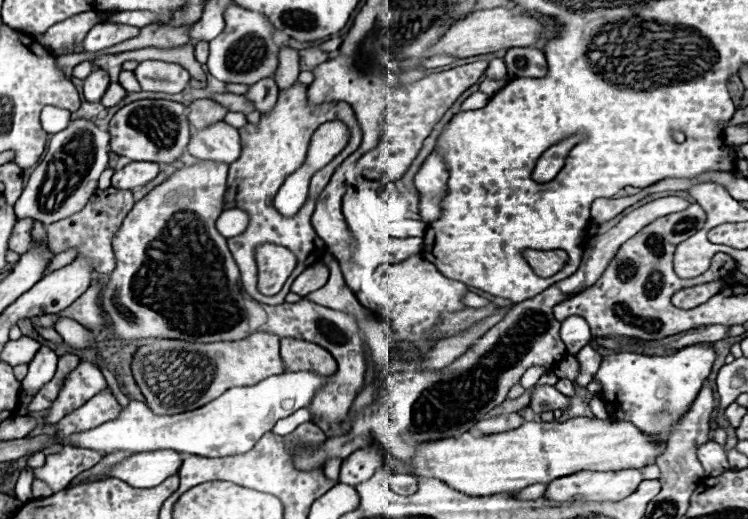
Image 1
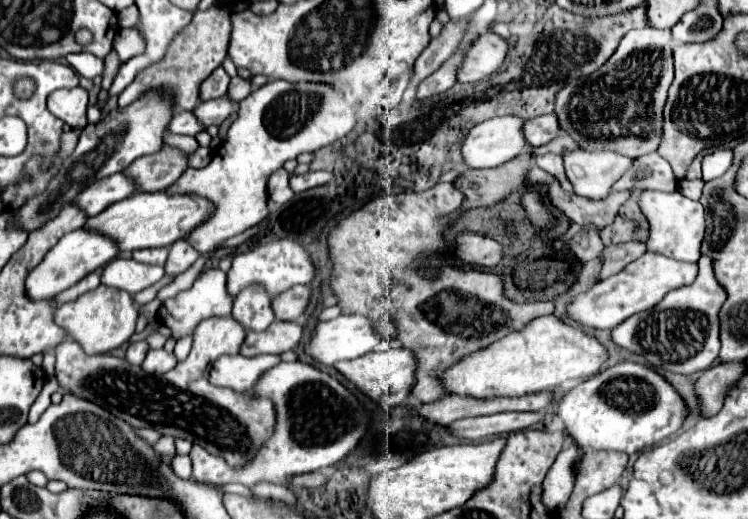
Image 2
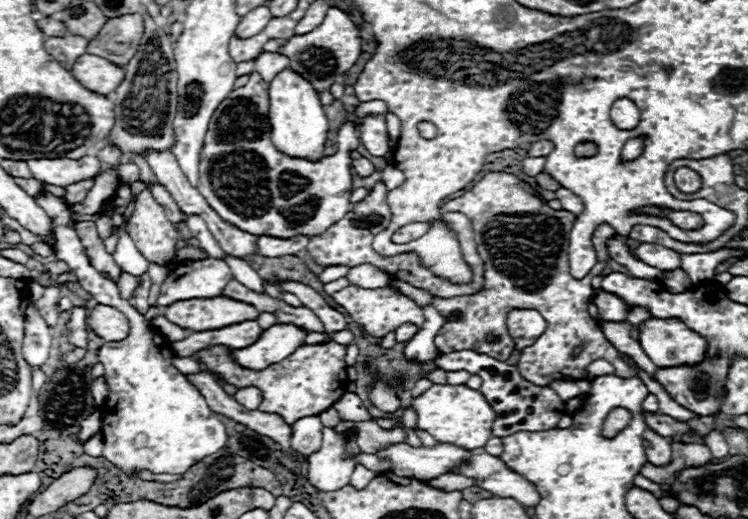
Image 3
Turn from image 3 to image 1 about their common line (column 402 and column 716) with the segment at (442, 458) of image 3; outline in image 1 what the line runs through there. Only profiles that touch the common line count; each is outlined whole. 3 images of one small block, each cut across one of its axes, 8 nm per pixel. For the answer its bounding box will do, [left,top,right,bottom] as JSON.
[698,442,730,476]

